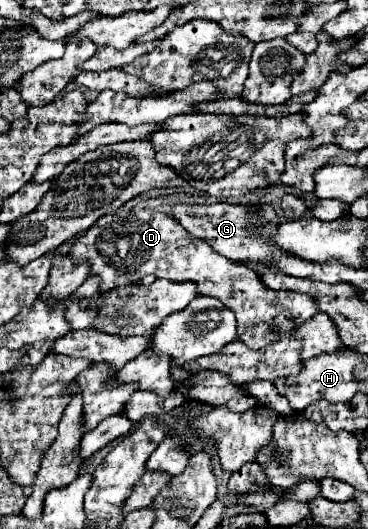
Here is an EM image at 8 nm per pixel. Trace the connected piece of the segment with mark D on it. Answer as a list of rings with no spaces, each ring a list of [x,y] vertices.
[[[134,208],[132,214],[122,214],[122,216],[120,214],[102,216],[88,232],[84,232],[74,242],[74,246],[70,248],[70,256],[76,262],[84,260],[84,262],[92,264],[92,274],[98,274],[102,278],[100,290],[118,288],[118,286],[124,286],[130,282],[138,282],[146,274],[154,274],[156,278],[168,278],[174,282],[184,282],[184,280],[194,282],[198,294],[218,296],[228,308],[234,310],[236,320],[238,320],[238,338],[244,340],[254,350],[264,348],[266,344],[278,340],[278,332],[274,336],[274,330],[270,330],[272,318],[278,312],[290,310],[296,324],[304,324],[318,312],[318,304],[314,304],[312,296],[298,294],[298,292],[286,292],[286,290],[274,292],[272,288],[266,288],[266,284],[262,284],[262,278],[250,266],[230,262],[230,260],[226,260],[226,256],[218,256],[218,252],[214,252],[214,248],[210,248],[210,244],[206,244],[206,240],[198,240],[196,236],[190,236],[190,232],[186,232],[172,216],[166,216],[162,212],[148,210],[148,208]]]

